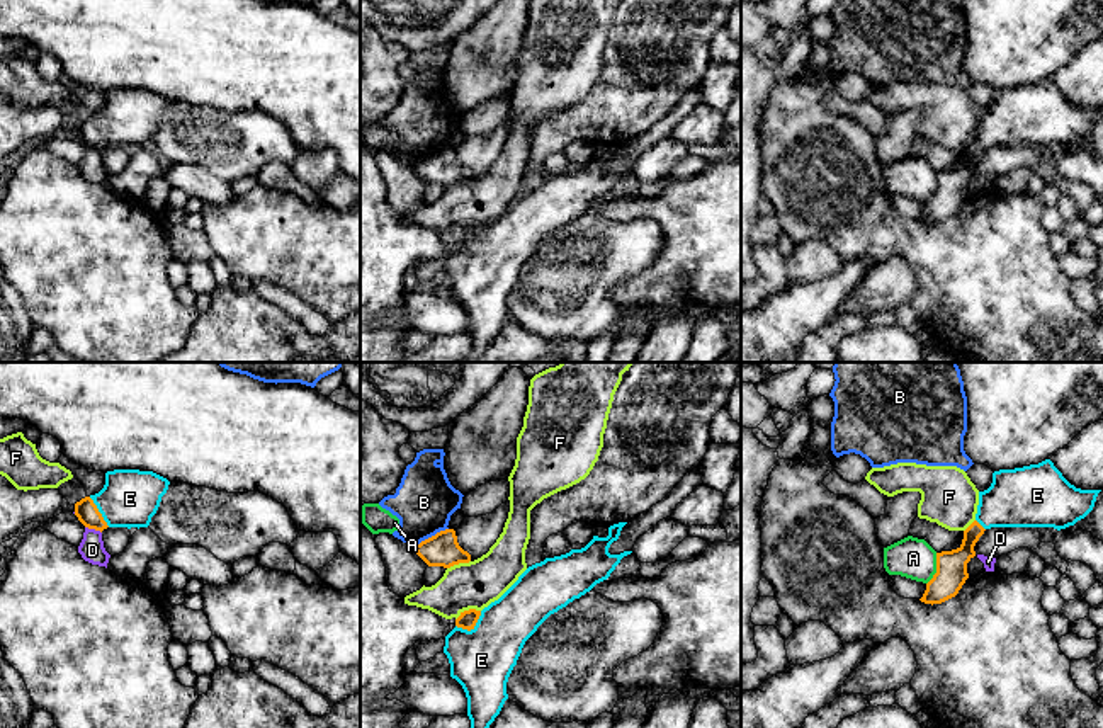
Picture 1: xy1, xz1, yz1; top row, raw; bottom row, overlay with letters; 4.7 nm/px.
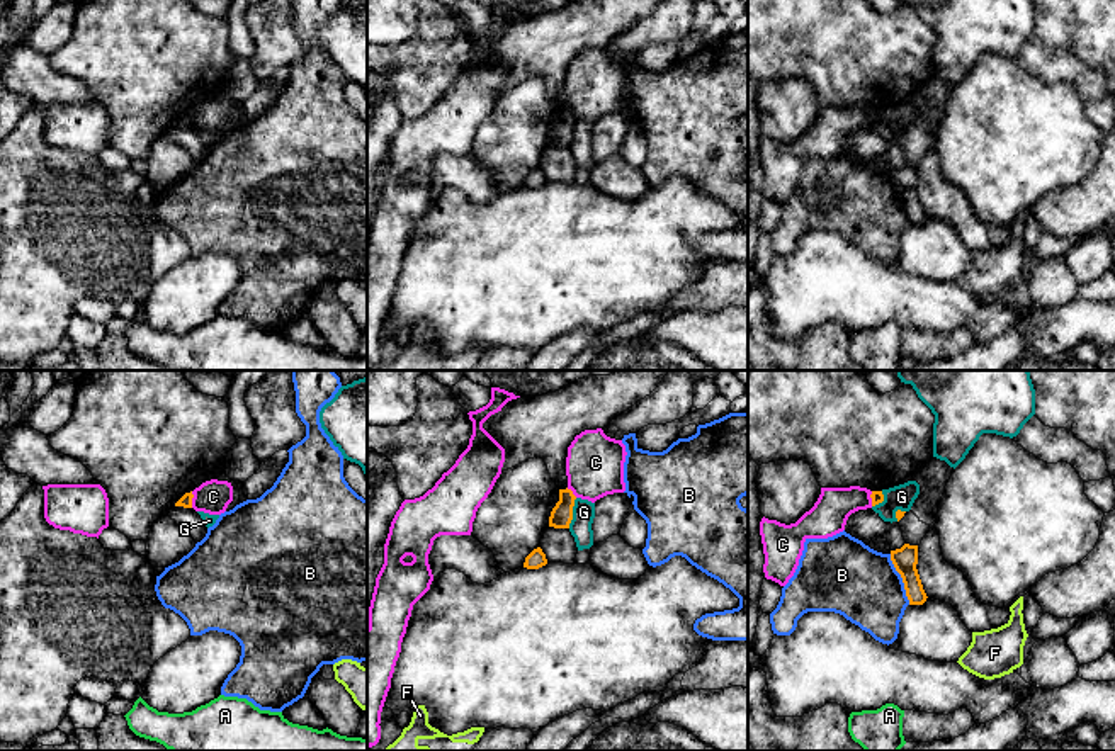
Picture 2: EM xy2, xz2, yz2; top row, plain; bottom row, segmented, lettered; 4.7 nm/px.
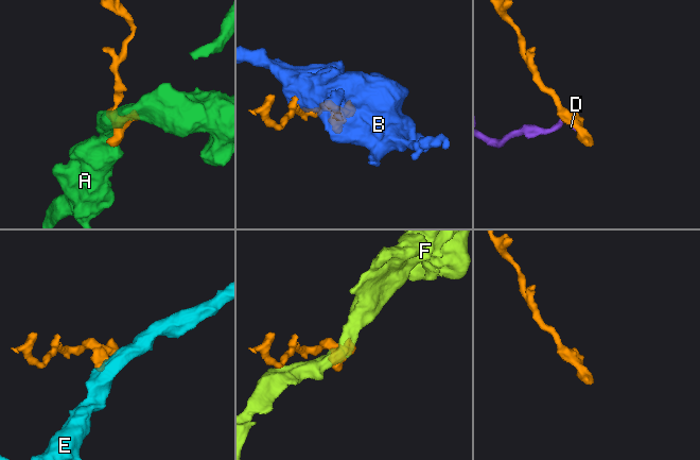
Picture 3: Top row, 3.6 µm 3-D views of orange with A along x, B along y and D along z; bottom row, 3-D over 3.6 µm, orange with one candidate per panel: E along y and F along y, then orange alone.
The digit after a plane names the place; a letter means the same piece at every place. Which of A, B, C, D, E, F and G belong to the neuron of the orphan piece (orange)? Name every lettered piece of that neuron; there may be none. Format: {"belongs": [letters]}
{"belongs": ["E"]}

